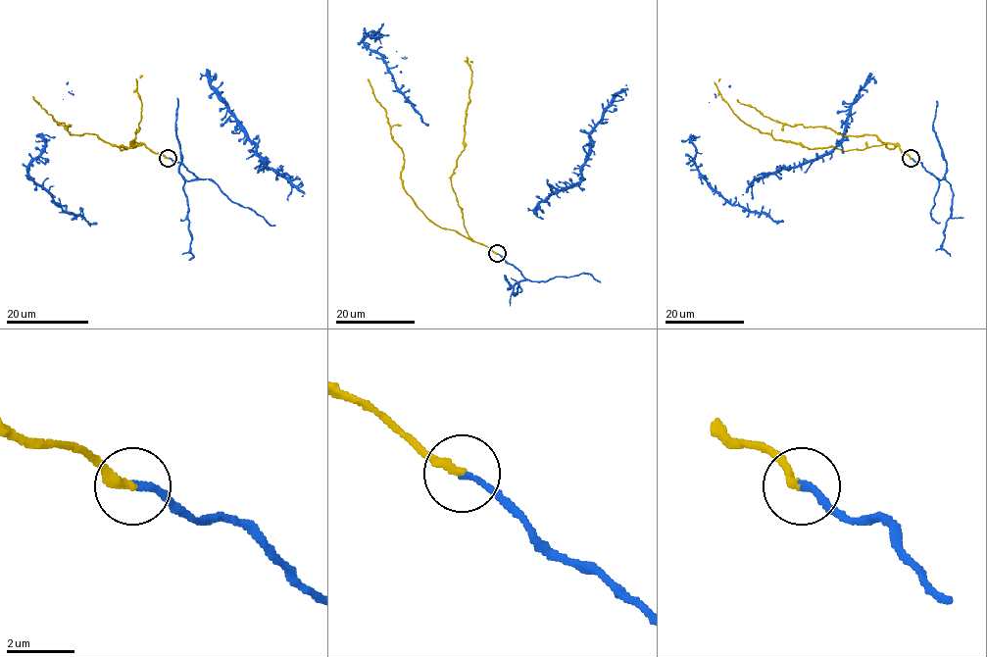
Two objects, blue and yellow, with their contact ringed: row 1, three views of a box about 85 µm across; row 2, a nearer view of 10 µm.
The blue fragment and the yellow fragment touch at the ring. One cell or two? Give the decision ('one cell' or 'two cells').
one cell

